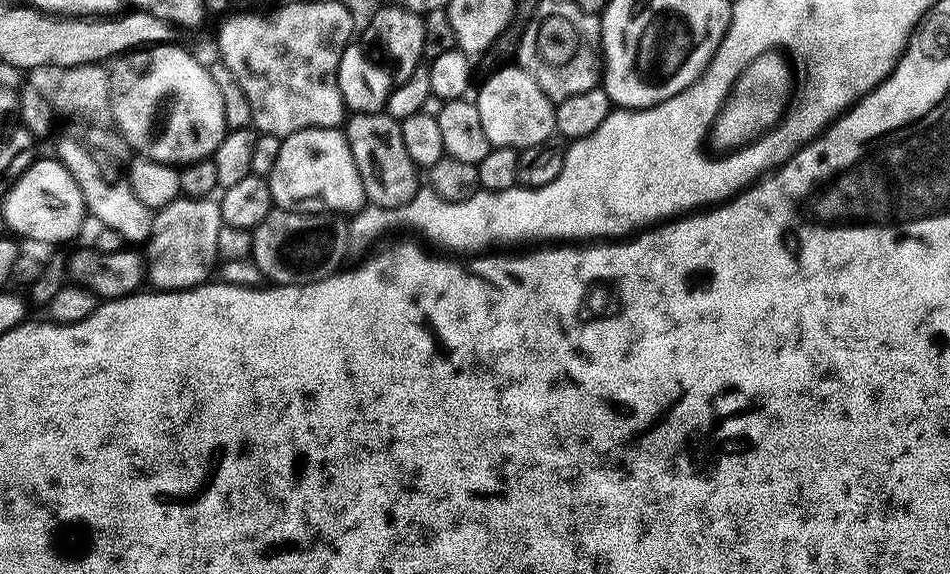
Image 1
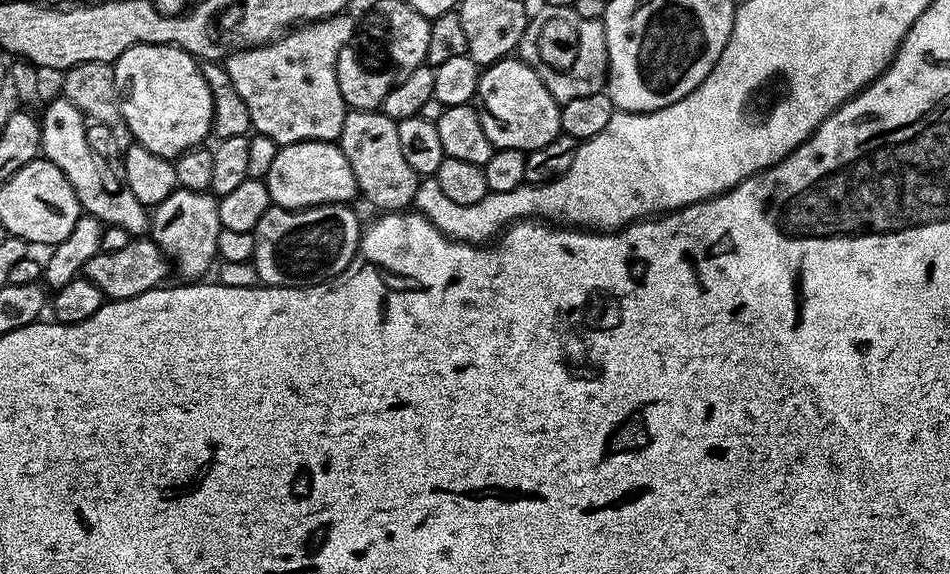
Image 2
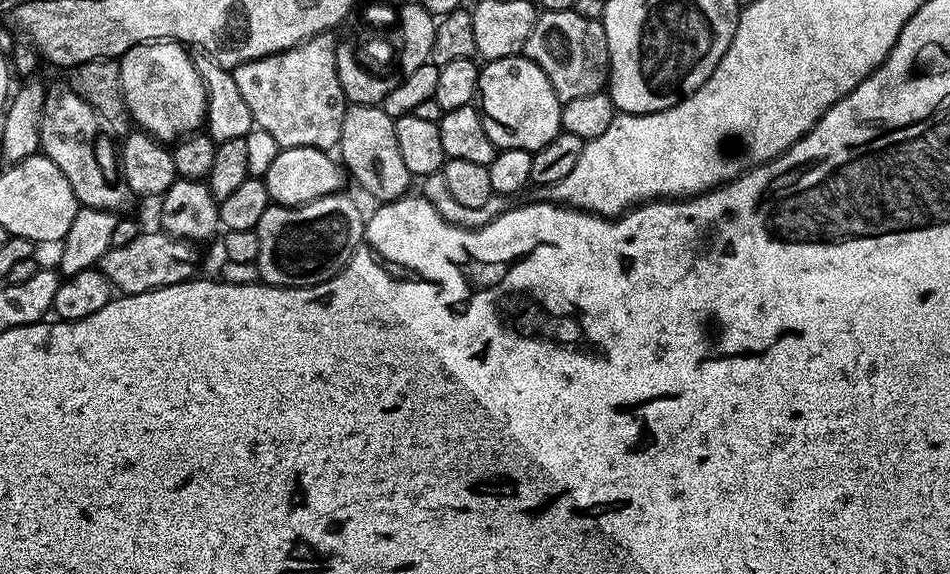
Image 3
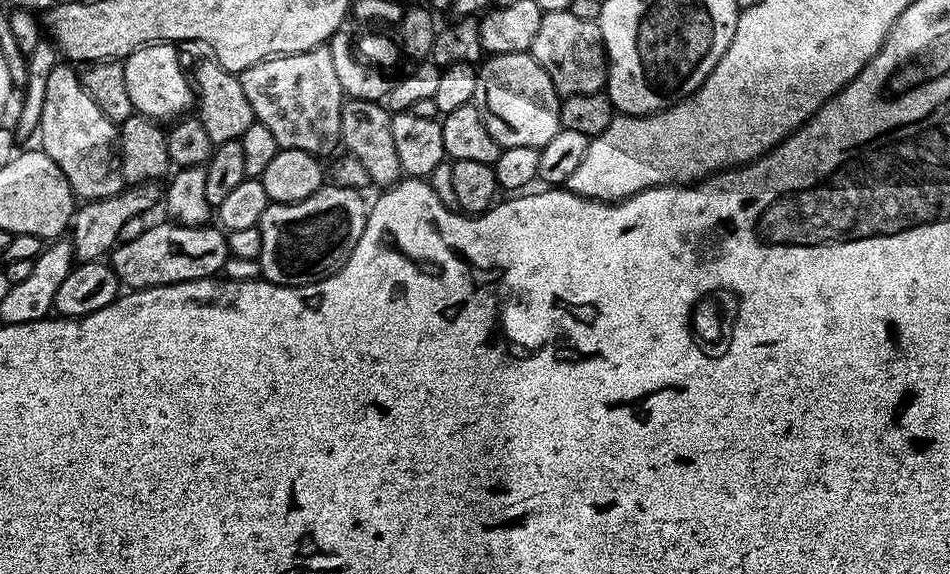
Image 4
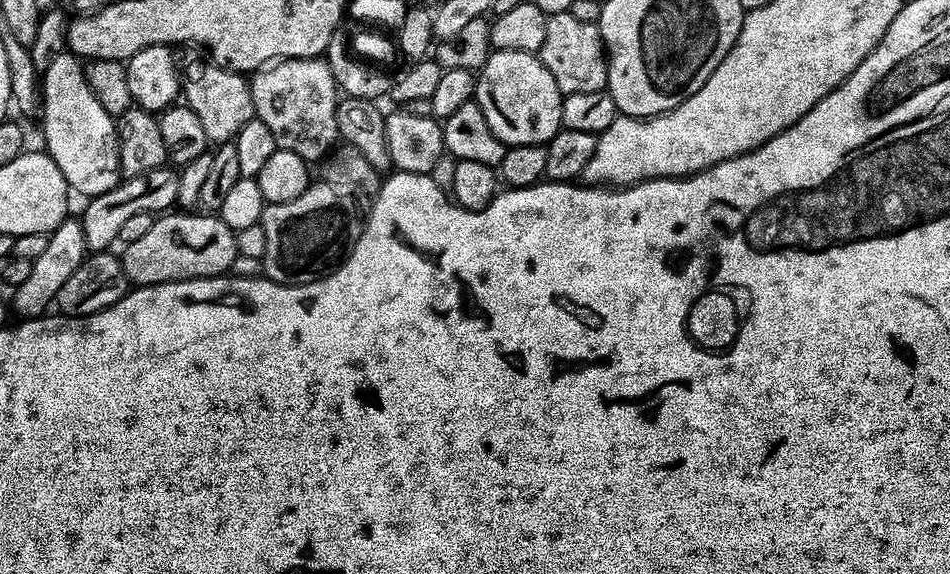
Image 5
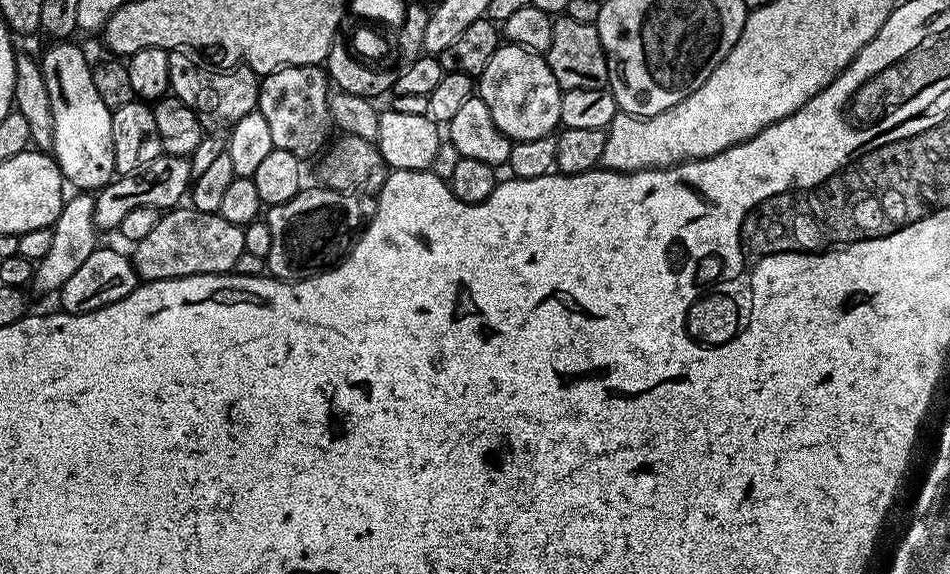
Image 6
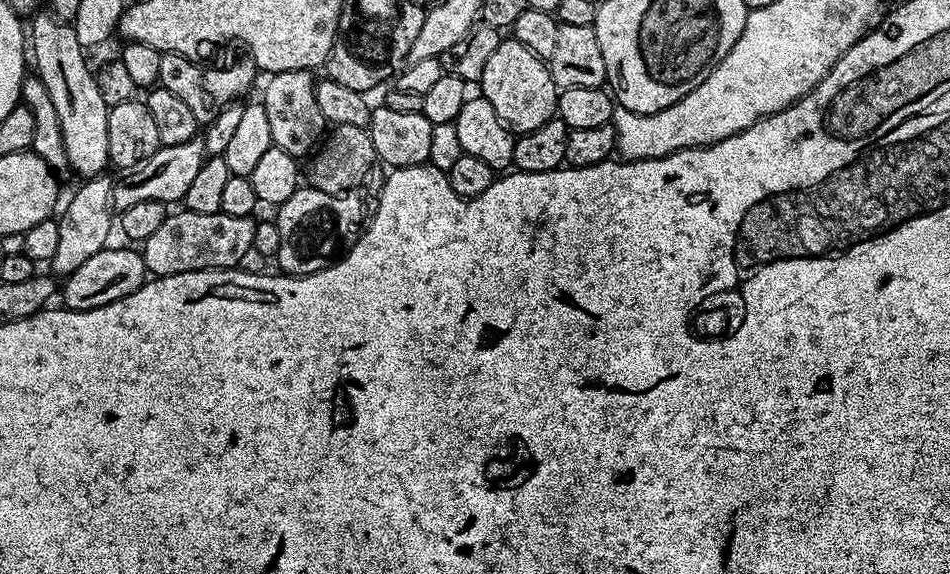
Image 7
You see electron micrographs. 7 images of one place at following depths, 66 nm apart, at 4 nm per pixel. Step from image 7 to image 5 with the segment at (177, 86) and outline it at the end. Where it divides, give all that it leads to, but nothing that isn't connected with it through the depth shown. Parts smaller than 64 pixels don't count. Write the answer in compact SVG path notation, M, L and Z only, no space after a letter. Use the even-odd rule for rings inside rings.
M215 62L189 66L188 76L186 72L182 80L182 100L194 110L194 114L198 114L202 130L206 130L206 138L213 145L235 141L238 130L242 130L242 126L246 126L246 122L256 115L249 77L231 72L229 68L222 68Z

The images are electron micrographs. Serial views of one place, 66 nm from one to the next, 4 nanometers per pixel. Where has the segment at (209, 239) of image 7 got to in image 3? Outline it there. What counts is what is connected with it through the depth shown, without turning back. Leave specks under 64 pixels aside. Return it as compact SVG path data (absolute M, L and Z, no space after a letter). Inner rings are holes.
M144 230L138 238L134 238L134 242L126 242L126 246L109 248L100 259L98 267L117 293L142 296L146 291L193 279L197 275L196 267L200 264L200 252L196 248L199 247L193 241L177 239L163 230Z

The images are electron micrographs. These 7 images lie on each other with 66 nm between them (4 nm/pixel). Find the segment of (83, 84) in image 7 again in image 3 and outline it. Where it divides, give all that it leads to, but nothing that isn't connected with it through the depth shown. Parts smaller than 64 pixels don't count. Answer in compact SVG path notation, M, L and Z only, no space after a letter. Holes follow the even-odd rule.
M67 83L56 84L44 94L44 117L40 131L40 147L43 155L49 156L62 170L70 190L74 190L77 201L85 208L105 208L108 212L119 213L129 207L120 200L120 188L108 188L104 184L105 165L100 165L96 157L96 124L98 117L92 107L86 103Z

